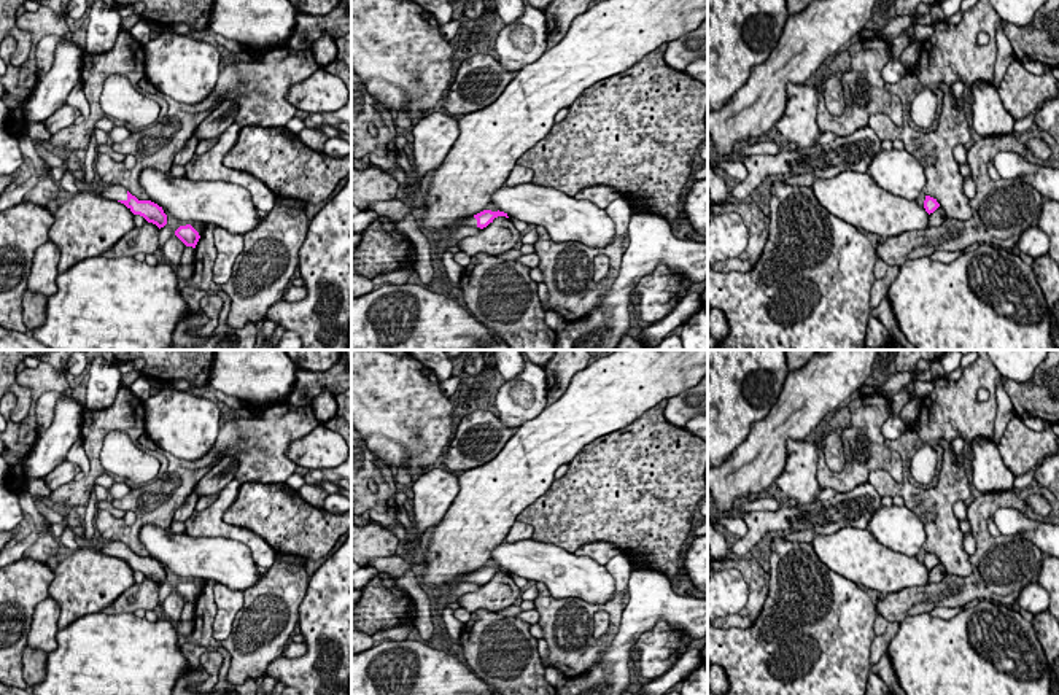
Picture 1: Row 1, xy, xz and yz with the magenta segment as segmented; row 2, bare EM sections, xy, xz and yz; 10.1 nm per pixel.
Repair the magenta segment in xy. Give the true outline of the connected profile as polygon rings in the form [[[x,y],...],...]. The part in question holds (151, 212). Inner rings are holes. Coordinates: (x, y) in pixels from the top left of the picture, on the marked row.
[[[107,186],[100,196],[124,204],[134,215],[143,216],[148,223],[156,224],[159,229],[167,224],[167,215],[162,207],[151,200],[138,200],[122,186]]]

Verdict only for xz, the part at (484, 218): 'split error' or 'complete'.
split error

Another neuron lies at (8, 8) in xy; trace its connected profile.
[[[0,0],[0,43],[5,37],[11,35],[17,41],[17,49],[13,54],[11,64],[22,65],[32,48],[32,35],[16,25],[16,11],[25,0]]]

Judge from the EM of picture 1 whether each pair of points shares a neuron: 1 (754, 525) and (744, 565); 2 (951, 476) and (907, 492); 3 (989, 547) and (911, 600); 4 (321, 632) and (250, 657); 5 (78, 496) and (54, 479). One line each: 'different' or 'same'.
1: different
2: same
3: same
4: different
5: different

